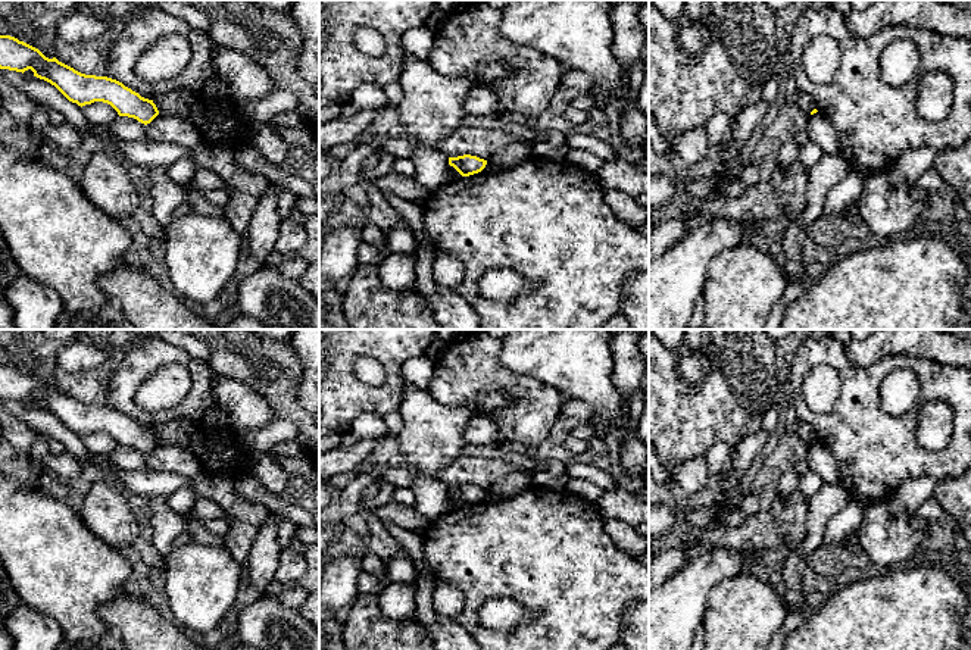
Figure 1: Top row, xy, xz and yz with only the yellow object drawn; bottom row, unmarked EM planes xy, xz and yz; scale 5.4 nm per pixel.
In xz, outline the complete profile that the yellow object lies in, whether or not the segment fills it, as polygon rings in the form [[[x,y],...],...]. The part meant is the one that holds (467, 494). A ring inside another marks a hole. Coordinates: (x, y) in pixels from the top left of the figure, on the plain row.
[[[463,484],[449,487],[449,494],[453,496],[462,506],[469,506],[481,501],[486,497],[487,490],[471,484]]]

